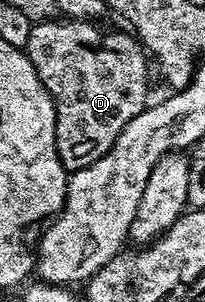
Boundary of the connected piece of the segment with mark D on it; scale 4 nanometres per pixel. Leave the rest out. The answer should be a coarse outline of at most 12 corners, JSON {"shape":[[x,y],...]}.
{"shape":[[94,22],[34,24],[25,48],[74,173],[148,106],[148,52]]}

